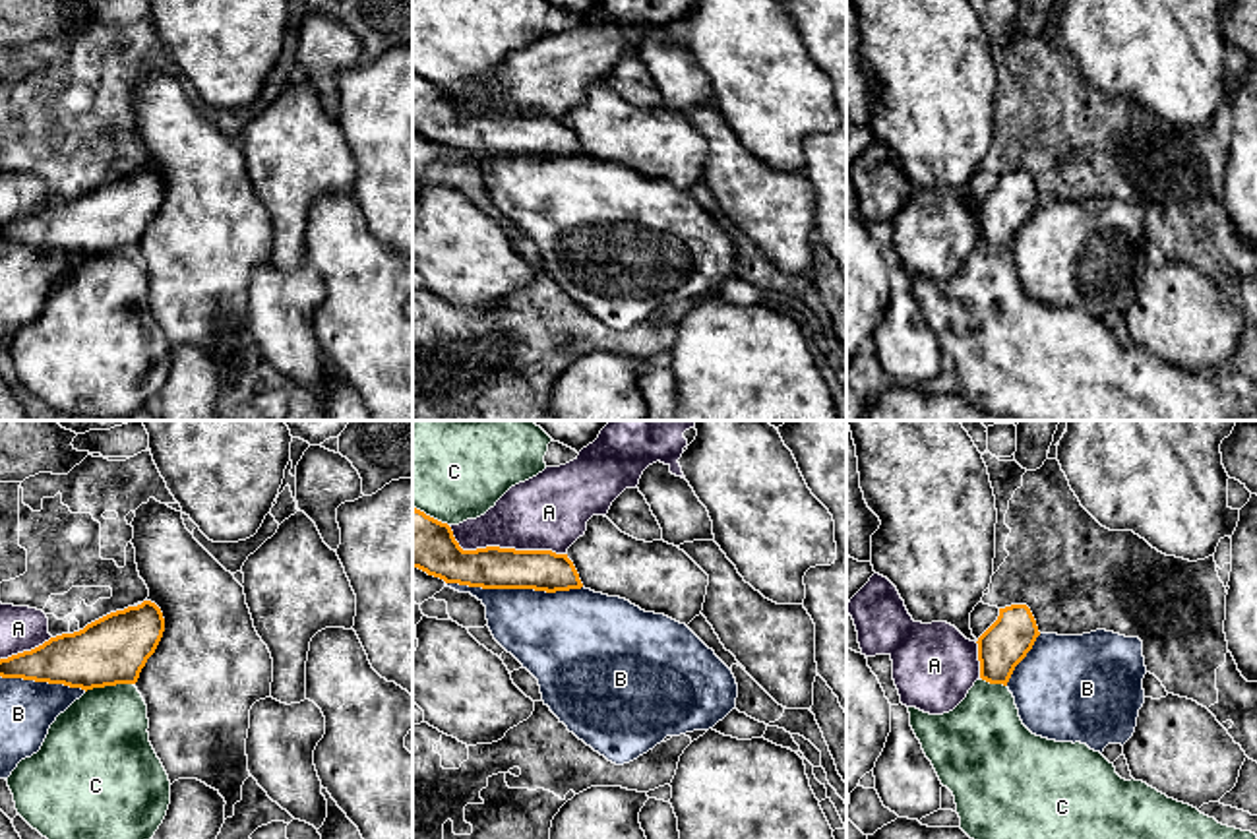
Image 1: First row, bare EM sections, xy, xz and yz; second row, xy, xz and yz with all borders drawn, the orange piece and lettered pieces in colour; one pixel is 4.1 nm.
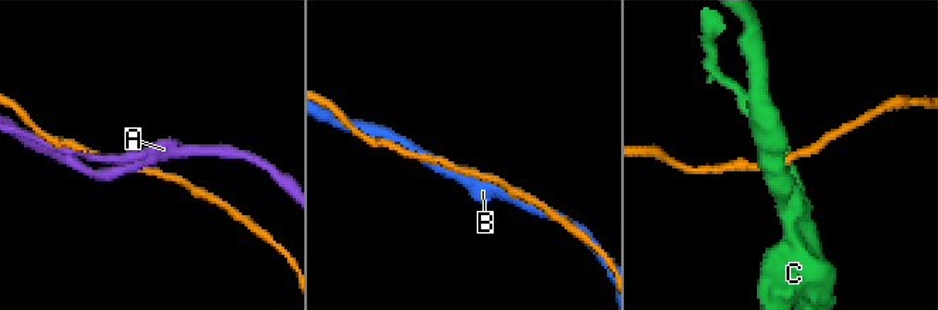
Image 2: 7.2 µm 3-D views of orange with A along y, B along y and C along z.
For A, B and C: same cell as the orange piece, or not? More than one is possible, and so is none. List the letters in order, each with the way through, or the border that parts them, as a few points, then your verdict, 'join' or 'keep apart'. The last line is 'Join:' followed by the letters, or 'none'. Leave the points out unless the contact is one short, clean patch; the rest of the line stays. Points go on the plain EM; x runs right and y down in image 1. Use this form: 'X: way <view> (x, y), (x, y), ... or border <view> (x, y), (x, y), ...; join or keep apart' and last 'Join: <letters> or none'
A: keep apart
B: join
C: keep apart
Join: B

